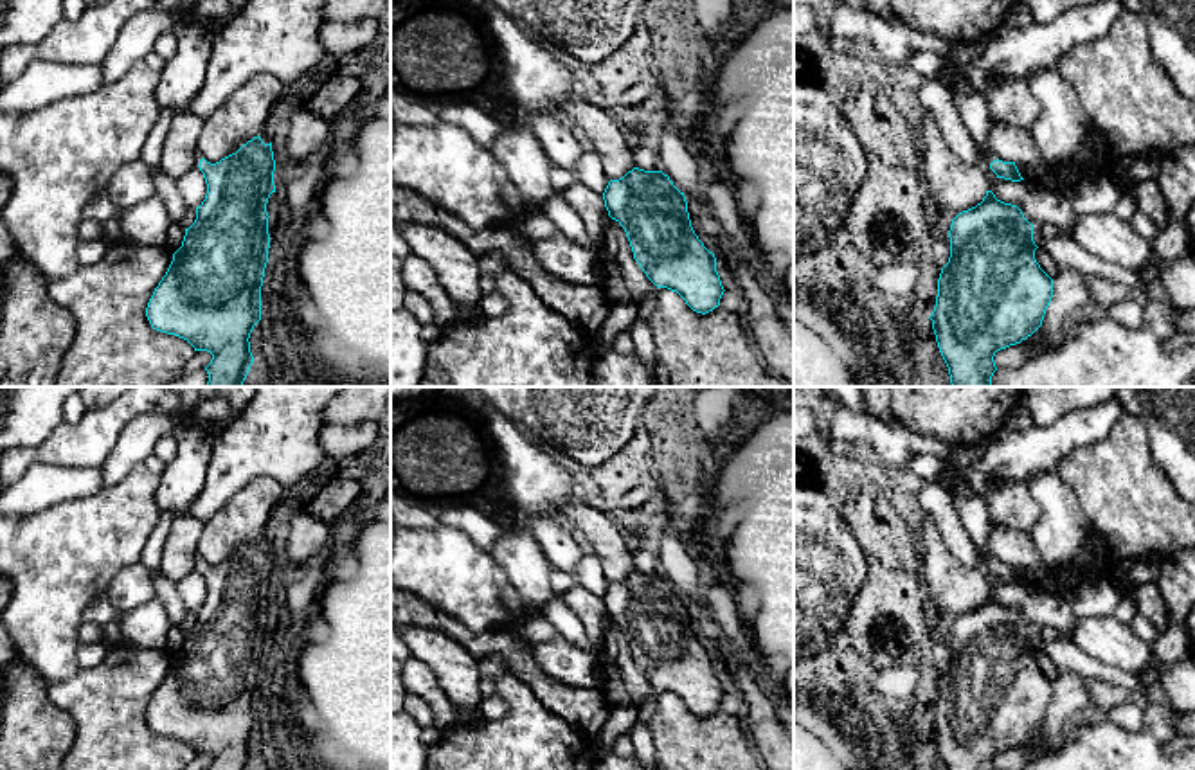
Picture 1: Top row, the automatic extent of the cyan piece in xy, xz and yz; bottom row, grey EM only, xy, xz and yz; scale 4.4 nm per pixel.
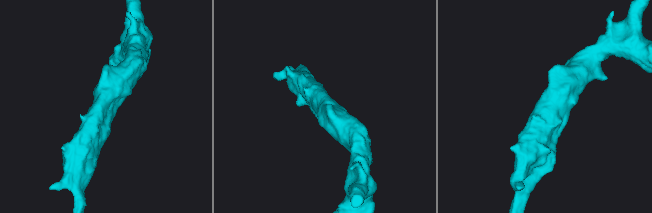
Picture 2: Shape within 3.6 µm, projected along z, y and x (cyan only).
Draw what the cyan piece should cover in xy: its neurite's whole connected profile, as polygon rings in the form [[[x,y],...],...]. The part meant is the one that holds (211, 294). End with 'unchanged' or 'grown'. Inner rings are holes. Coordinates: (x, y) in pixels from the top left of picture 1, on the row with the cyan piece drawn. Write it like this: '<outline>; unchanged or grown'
[[[257,135],[216,164],[202,158],[198,167],[207,184],[205,200],[196,207],[194,223],[185,228],[182,246],[155,288],[146,317],[153,329],[212,354],[205,367],[207,387],[241,387],[254,363],[248,338],[261,320],[261,286],[268,263],[266,203],[275,192],[272,142],[265,144]]]; unchanged

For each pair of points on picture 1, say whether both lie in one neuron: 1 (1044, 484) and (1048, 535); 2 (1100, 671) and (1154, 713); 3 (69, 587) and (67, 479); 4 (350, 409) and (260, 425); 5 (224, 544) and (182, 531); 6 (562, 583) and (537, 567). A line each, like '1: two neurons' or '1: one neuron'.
1: one neuron
2: two neurons
3: two neurons
4: two neurons
5: two neurons
6: two neurons

